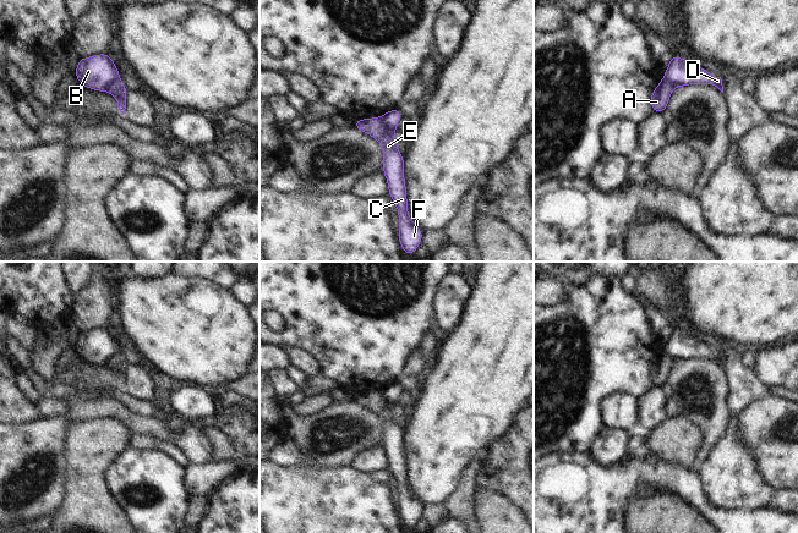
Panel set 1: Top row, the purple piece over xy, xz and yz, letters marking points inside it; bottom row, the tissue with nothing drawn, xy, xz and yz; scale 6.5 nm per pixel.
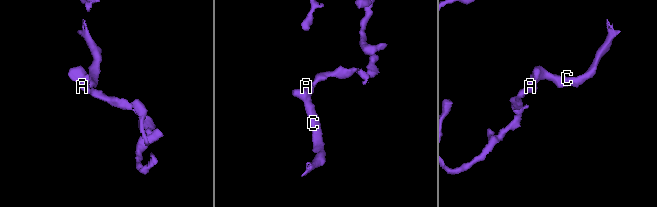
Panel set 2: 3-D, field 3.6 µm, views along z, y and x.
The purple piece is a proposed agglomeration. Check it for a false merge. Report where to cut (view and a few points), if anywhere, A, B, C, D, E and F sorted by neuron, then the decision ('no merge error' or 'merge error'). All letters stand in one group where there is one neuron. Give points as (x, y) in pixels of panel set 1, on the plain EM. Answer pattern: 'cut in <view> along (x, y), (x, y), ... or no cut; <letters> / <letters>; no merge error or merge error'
cut in xy along (119, 351), (111, 355), (103, 364); A / B C D E F; merge error

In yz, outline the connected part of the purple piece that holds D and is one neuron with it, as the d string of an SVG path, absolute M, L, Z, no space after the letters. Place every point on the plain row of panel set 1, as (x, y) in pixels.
M669 330L668 341L663 351L674 361L688 361L690 358L710 358L723 367L721 351L714 350L707 344L699 341L682 330Z

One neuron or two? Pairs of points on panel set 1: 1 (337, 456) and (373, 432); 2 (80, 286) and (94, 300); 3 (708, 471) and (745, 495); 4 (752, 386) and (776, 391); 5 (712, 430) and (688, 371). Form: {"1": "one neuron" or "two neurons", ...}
{"1": "one neuron", "2": "two neurons", "3": "one neuron", "4": "two neurons", "5": "one neuron"}

